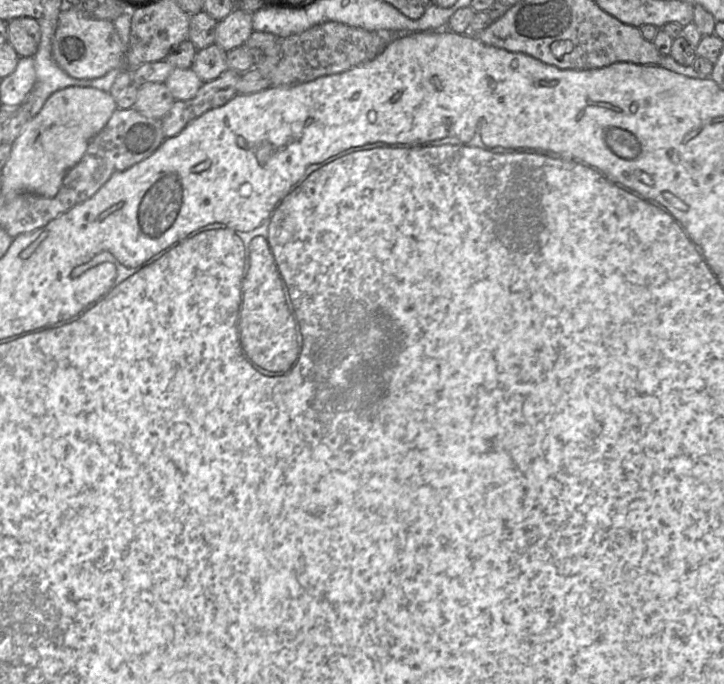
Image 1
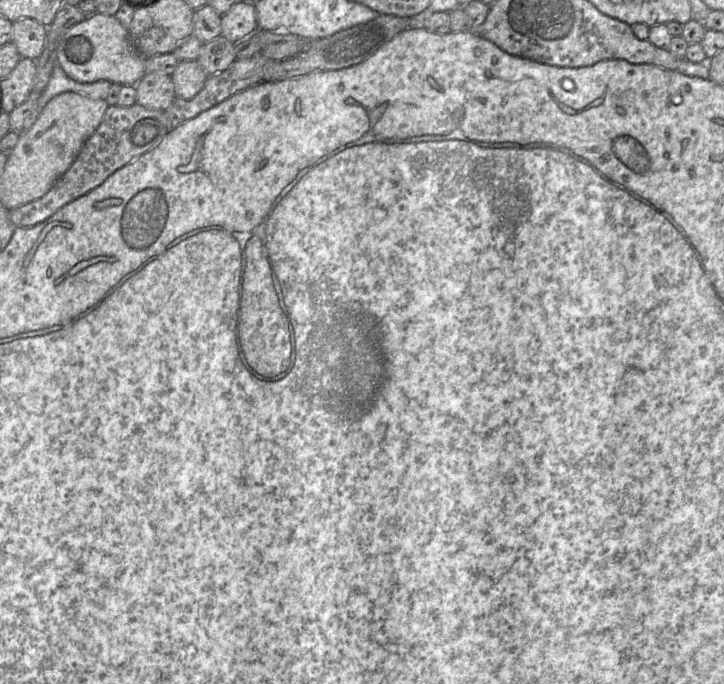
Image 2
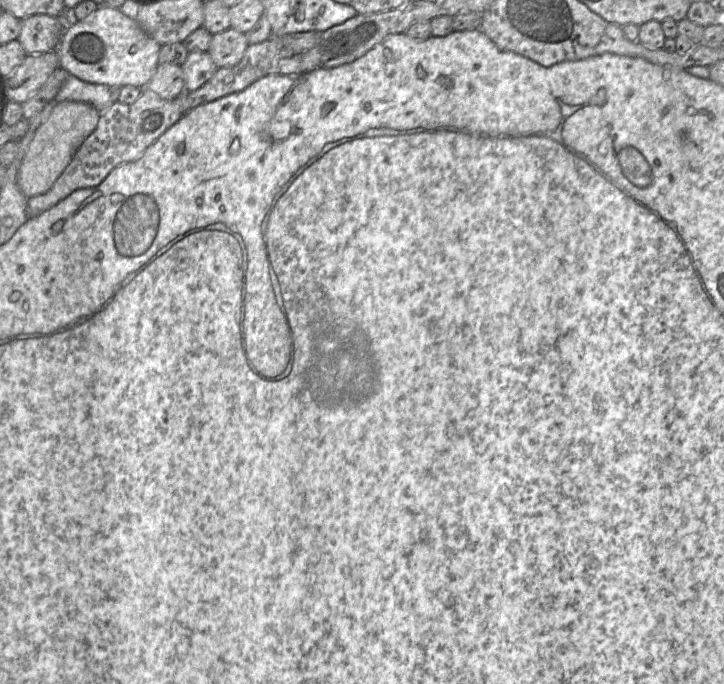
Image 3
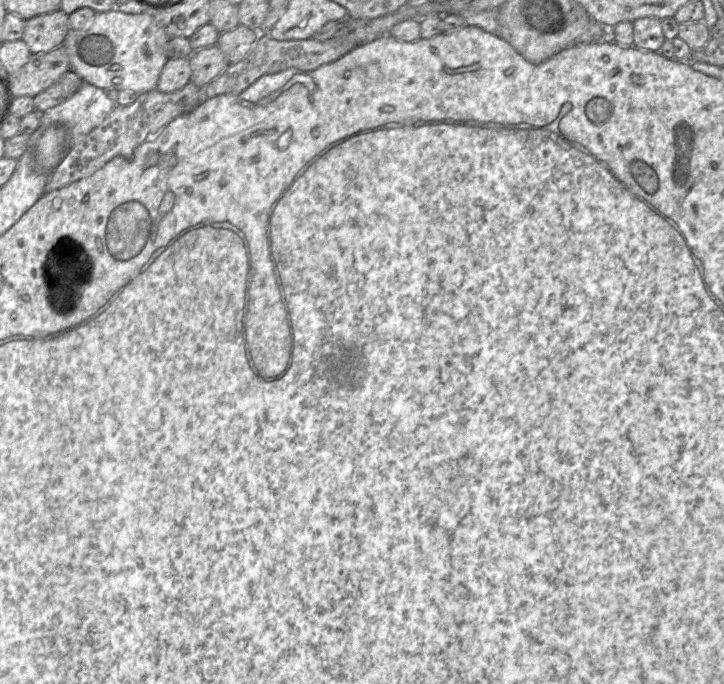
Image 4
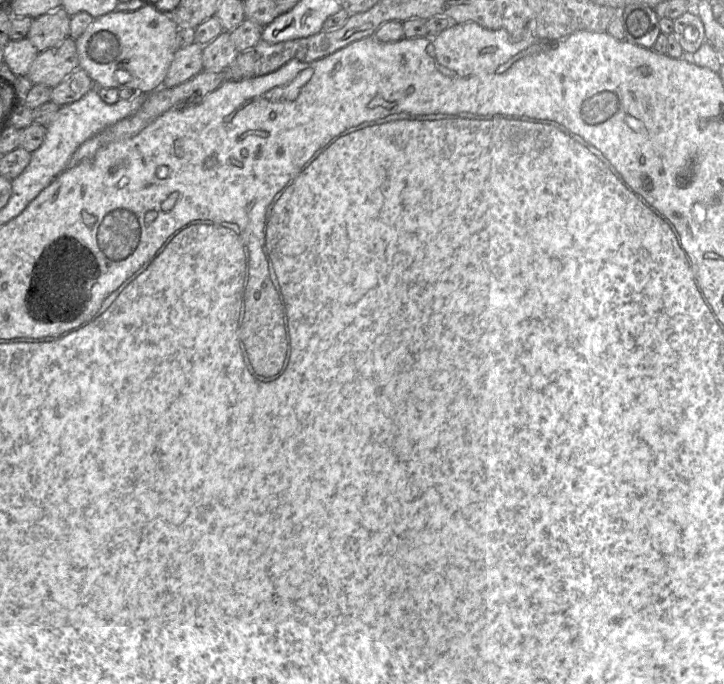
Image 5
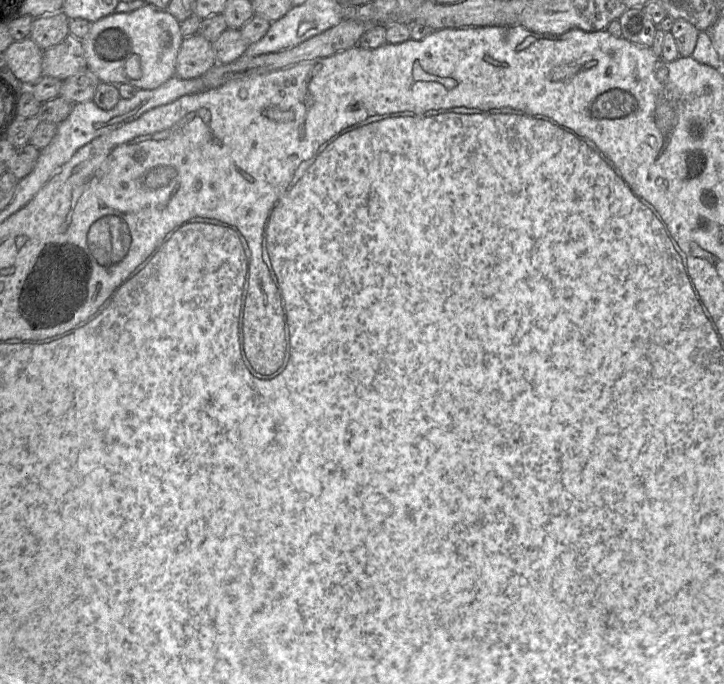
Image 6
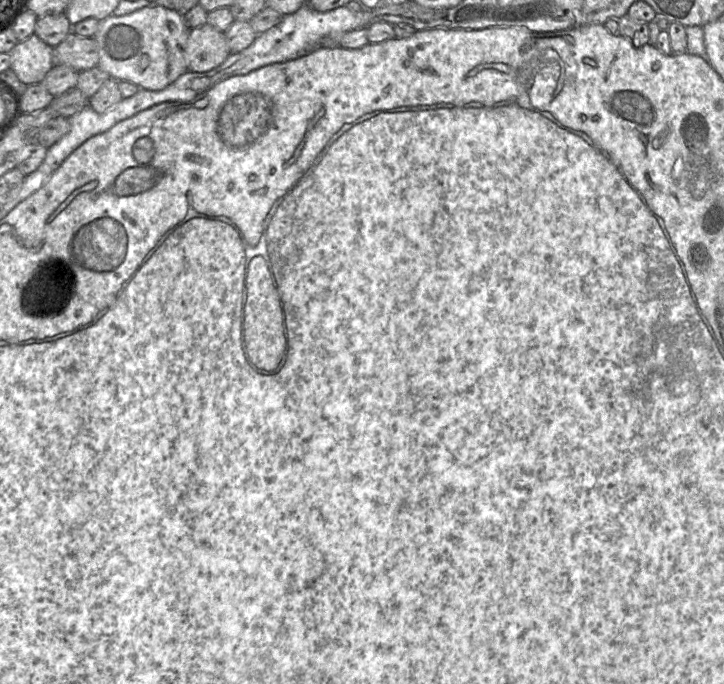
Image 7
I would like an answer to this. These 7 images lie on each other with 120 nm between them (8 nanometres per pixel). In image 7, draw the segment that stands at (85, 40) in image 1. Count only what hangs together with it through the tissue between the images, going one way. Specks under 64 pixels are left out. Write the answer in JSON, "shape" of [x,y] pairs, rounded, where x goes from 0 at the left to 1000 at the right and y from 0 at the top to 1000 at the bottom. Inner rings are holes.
{"shape":[[[218,7],[169,23],[152,22],[137,29],[128,53],[135,66],[135,98],[162,118],[181,120],[193,130],[224,132],[260,104],[257,63],[262,44],[254,22]]]}

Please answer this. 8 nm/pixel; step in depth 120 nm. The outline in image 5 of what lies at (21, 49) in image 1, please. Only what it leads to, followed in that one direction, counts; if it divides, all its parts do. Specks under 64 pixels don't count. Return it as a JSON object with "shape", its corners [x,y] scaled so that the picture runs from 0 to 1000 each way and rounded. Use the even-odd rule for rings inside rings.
{"shape":[[[84,9],[44,29],[37,56],[52,76],[77,69],[97,53],[97,23]]]}

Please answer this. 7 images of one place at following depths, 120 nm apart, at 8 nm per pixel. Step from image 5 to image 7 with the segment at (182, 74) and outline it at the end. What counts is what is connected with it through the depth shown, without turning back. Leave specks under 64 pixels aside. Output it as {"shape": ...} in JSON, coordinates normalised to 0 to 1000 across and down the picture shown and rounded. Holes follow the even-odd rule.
{"shape":[[[289,35],[262,44],[257,63],[260,104],[280,107],[304,96],[319,79],[311,47]]]}

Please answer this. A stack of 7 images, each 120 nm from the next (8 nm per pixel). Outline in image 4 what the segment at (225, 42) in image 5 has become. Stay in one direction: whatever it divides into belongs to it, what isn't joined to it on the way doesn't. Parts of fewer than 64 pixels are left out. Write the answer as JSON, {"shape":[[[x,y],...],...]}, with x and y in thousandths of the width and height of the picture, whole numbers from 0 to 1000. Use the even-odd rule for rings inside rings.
{"shape":[[[300,66],[271,73],[261,83],[264,120],[280,127],[298,115],[316,95]]]}

